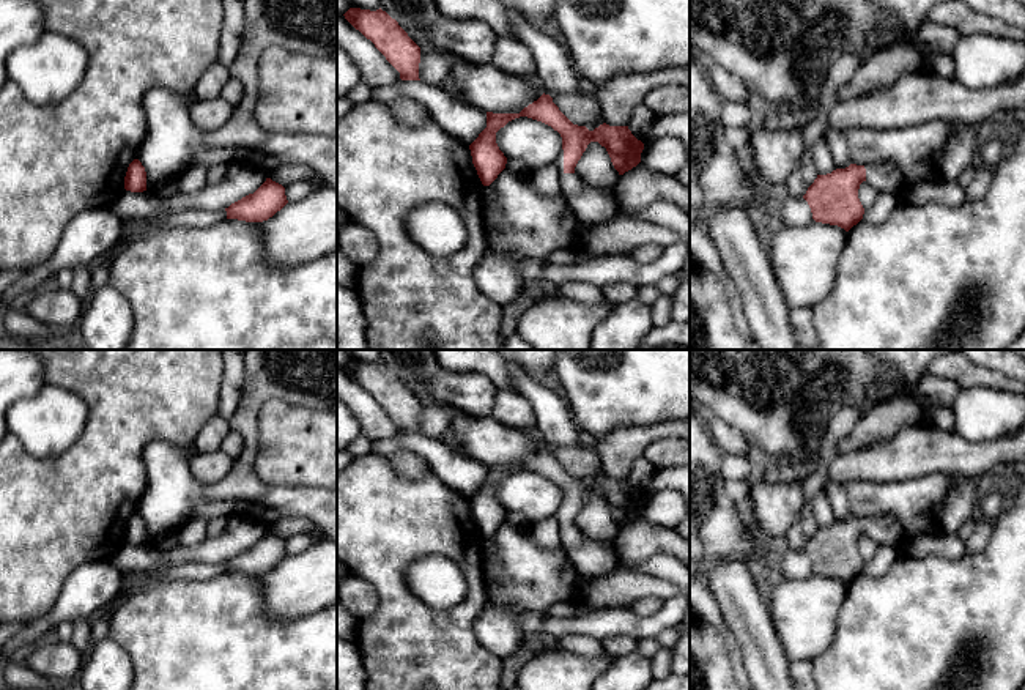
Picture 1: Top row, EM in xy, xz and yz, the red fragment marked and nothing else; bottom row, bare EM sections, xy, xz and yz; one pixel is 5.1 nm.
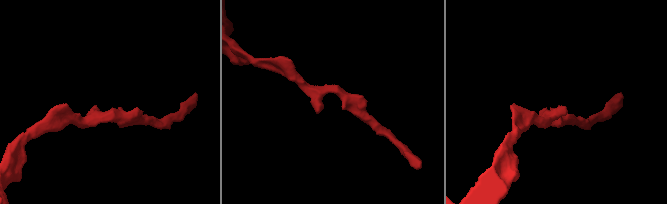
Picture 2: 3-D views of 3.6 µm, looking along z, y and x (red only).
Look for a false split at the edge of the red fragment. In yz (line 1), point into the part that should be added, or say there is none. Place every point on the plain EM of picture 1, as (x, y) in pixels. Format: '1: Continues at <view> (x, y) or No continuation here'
1: Continues at yz (885, 530)

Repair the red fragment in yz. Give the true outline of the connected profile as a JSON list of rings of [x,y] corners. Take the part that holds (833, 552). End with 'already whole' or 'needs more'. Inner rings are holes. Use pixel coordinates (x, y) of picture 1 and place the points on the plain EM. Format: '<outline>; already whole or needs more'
[[[894,517],[857,518],[817,528],[803,551],[816,575],[838,578],[849,584],[864,567],[858,551],[860,537],[866,534],[877,543],[904,545],[904,531]]]; needs more

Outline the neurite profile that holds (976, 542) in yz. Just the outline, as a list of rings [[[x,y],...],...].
[[[978,517],[973,534],[965,542],[967,555],[975,555],[982,551],[990,539],[992,529],[994,529],[994,521]]]

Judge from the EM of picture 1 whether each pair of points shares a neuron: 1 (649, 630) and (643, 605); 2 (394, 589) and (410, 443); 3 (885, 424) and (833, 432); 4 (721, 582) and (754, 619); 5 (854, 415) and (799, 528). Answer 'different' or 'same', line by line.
1: different
2: different
3: different
4: same
5: same

